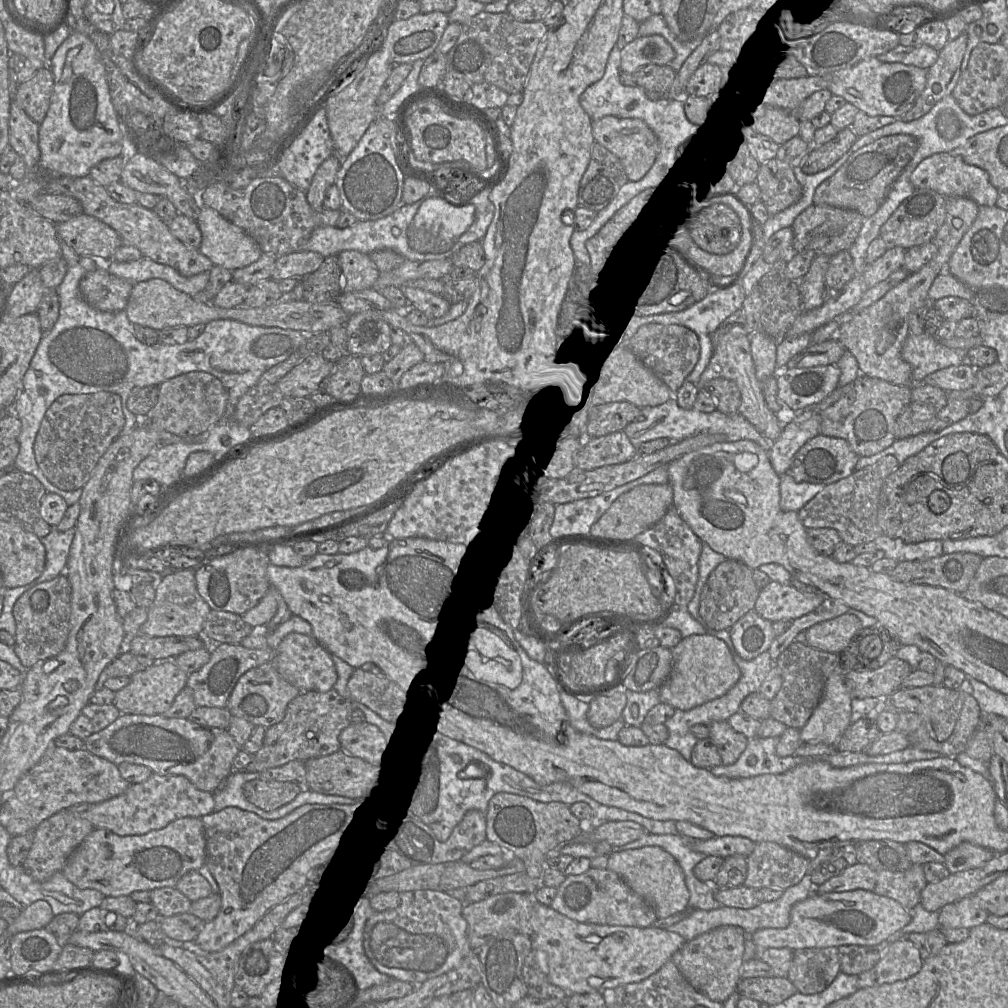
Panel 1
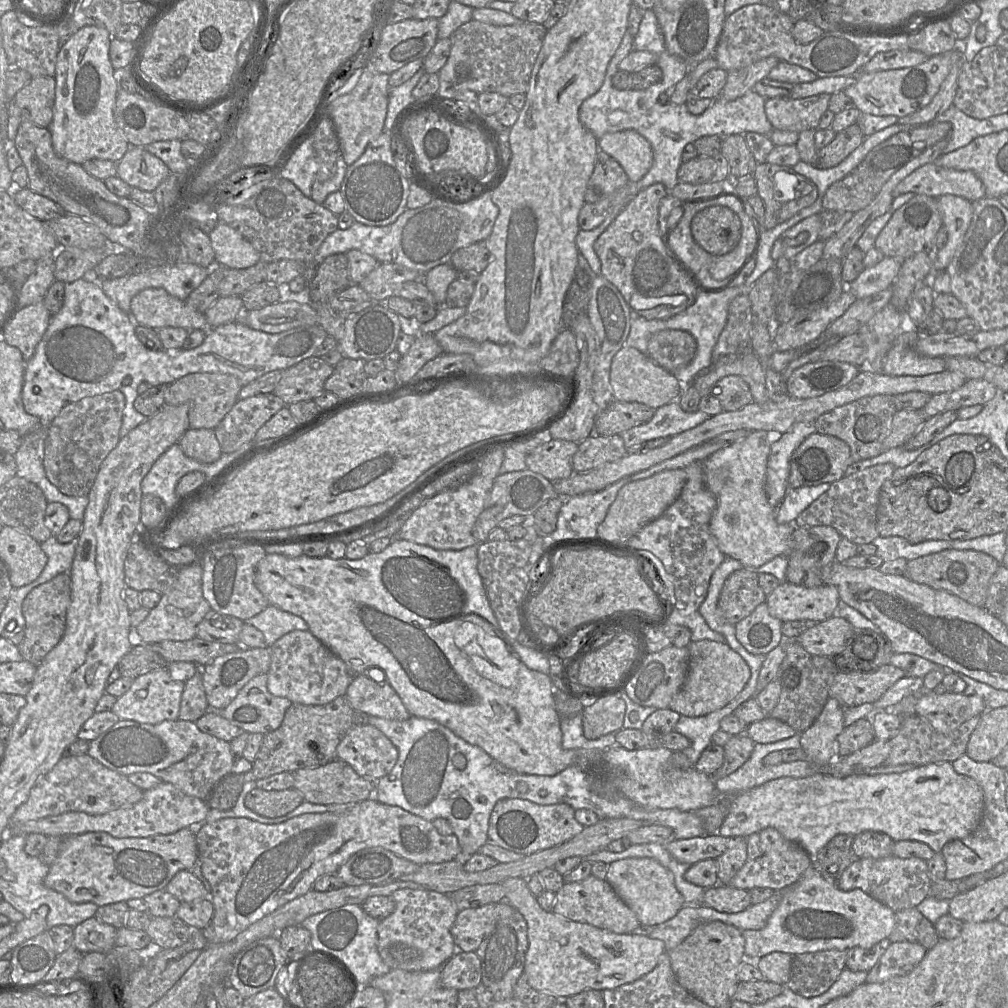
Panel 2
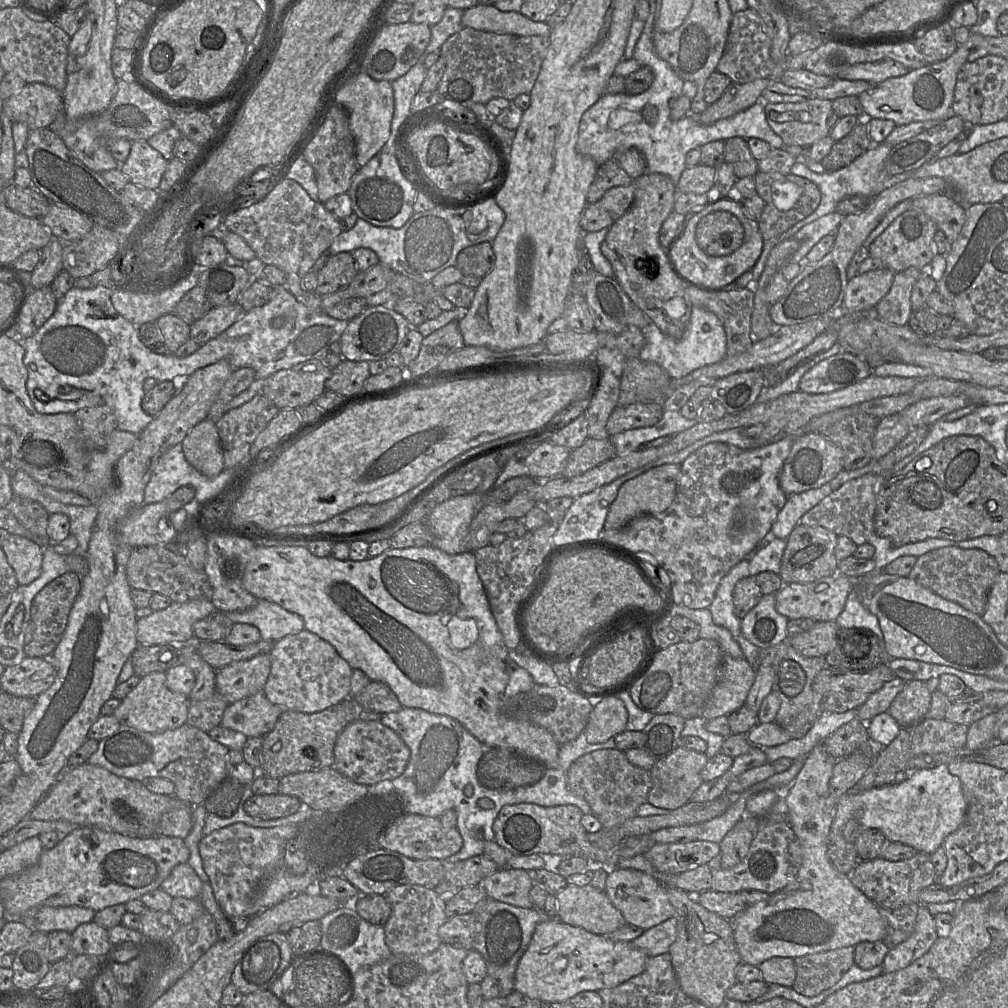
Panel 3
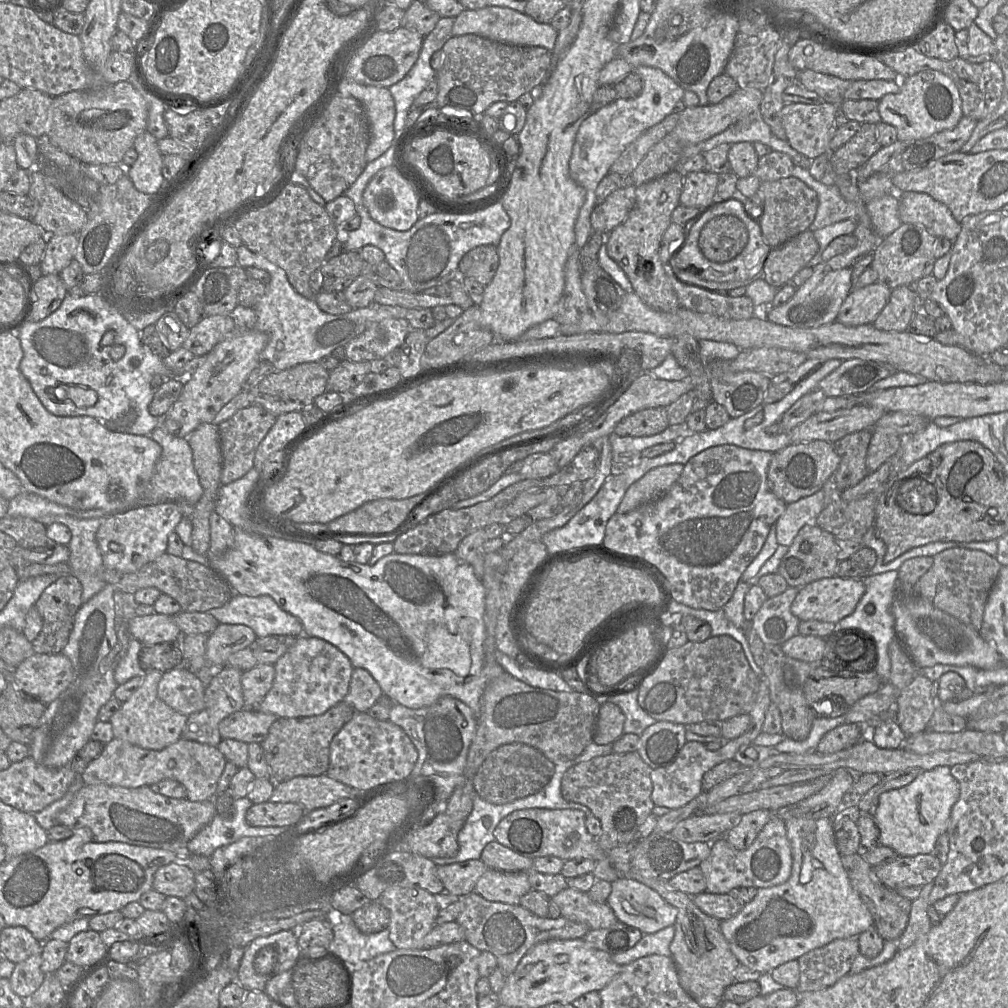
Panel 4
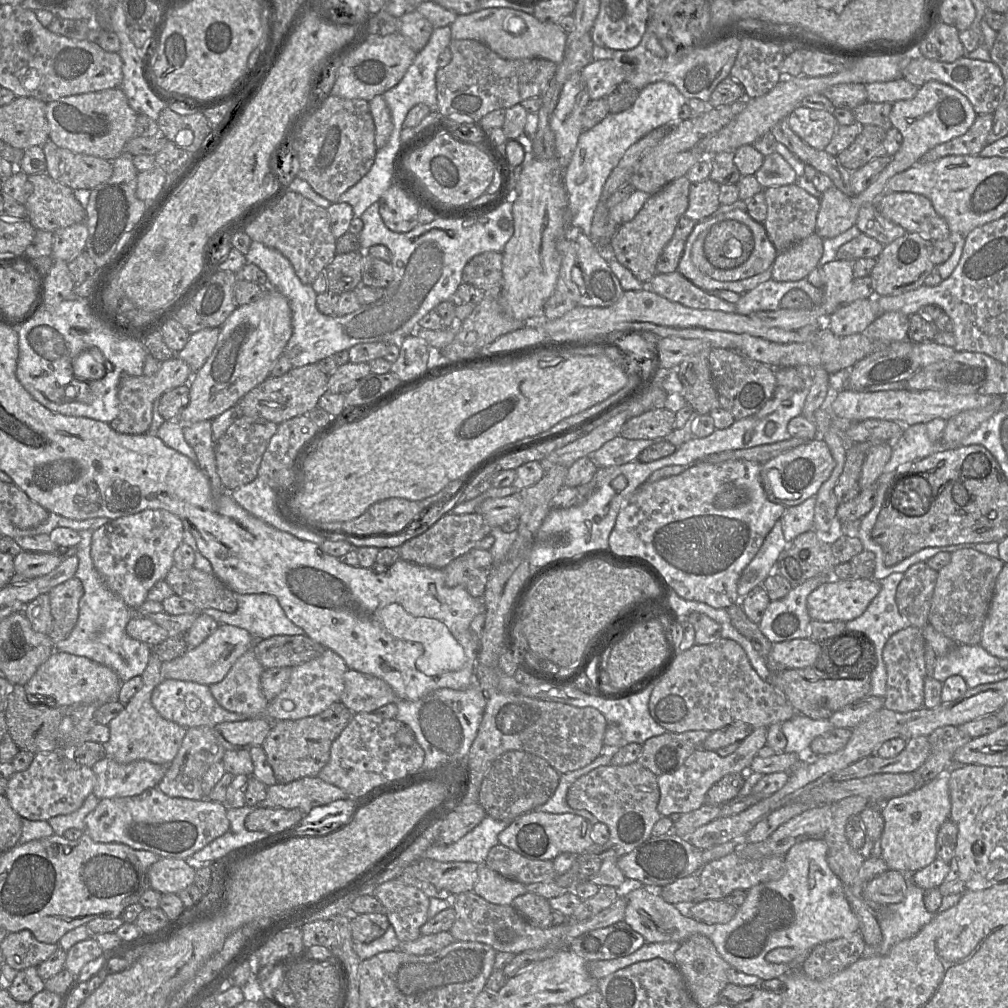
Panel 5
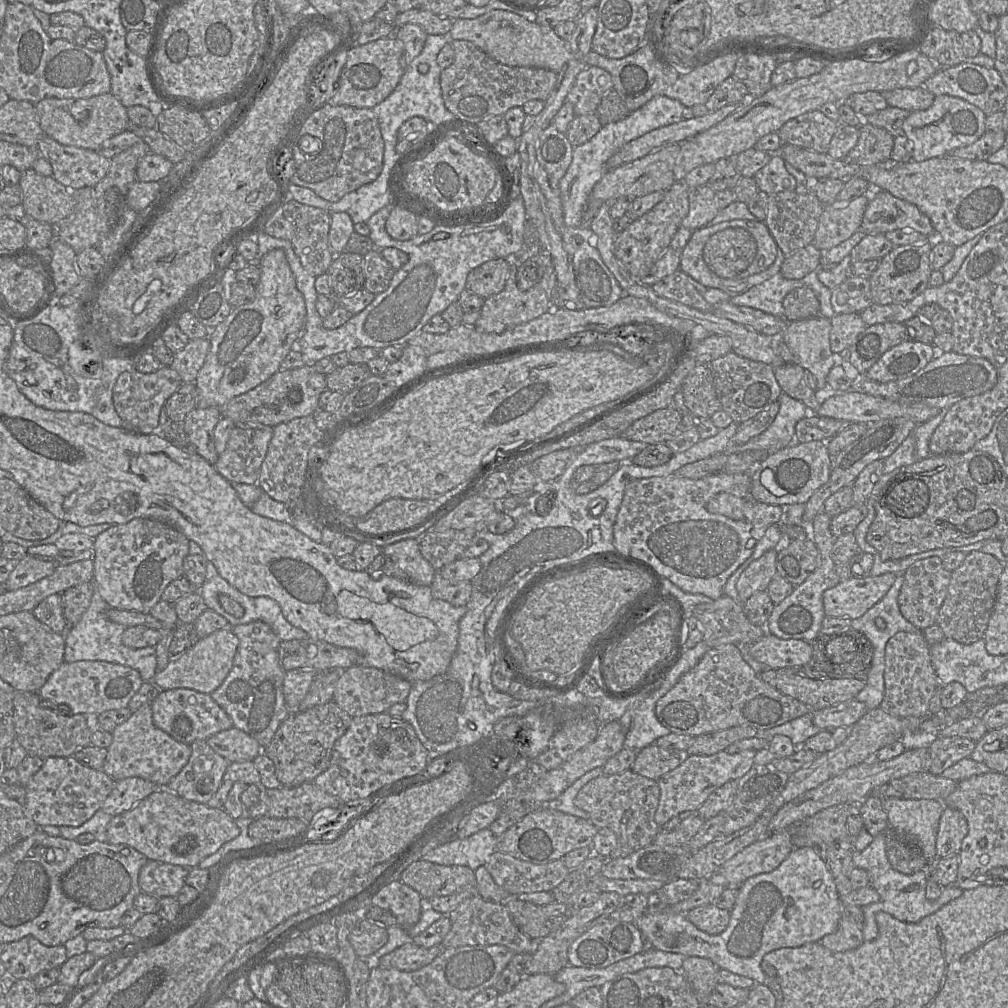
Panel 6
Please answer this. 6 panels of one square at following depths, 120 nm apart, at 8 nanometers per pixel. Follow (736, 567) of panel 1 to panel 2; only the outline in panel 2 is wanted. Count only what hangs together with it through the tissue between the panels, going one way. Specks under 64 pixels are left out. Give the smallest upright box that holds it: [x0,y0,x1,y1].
[718,568,767,625]

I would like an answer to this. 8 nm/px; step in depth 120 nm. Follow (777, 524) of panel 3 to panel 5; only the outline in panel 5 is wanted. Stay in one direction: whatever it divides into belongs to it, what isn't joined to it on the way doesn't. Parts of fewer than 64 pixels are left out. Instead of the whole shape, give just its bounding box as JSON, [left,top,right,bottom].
[780,496,816,543]

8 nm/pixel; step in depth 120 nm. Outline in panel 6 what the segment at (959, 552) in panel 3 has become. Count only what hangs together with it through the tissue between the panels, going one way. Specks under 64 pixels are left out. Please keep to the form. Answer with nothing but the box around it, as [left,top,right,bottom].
[936,551,1003,644]

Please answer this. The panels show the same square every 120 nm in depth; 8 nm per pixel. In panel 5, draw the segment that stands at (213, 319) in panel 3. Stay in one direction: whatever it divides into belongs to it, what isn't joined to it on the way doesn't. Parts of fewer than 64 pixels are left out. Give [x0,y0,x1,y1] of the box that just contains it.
[176,327,220,372]

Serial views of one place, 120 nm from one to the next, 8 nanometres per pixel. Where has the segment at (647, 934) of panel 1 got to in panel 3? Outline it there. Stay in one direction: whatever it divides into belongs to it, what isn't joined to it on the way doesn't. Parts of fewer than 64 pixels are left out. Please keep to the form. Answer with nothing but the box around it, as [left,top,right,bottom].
[480,868,648,1002]

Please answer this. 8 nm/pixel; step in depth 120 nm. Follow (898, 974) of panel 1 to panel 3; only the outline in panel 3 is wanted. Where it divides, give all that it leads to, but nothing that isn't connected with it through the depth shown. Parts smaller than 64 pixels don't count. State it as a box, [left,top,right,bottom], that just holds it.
[882,904,937,973]

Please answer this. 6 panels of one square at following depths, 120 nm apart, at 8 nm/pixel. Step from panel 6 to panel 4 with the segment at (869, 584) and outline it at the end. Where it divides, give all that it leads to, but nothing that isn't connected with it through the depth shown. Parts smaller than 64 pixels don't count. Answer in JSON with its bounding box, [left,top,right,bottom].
[791,576,866,623]

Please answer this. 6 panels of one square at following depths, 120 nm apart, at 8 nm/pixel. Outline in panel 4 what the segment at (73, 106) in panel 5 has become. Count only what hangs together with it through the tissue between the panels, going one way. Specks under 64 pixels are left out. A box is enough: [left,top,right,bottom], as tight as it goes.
[47,80,147,165]

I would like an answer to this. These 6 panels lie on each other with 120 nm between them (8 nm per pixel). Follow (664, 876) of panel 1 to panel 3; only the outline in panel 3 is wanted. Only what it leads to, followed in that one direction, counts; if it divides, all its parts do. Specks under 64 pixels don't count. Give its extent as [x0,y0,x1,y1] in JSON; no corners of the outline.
[605,869,675,930]

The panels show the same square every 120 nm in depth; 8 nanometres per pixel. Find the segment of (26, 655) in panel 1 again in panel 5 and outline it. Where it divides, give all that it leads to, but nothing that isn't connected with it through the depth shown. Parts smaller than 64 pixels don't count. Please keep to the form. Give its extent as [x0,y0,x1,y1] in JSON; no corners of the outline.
[48,577,83,645]

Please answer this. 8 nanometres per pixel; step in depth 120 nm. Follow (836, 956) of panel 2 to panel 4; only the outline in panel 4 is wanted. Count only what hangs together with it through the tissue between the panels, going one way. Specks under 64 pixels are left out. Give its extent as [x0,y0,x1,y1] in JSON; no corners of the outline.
[795,937,859,992]

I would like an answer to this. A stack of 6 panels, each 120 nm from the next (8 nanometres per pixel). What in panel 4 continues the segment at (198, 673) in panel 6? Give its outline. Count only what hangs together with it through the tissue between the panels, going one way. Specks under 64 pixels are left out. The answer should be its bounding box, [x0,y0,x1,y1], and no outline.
[206,624,256,668]

